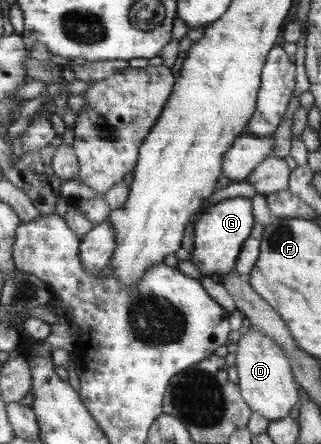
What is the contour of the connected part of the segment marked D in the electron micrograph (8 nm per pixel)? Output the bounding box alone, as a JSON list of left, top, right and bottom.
[237,325,298,420]

